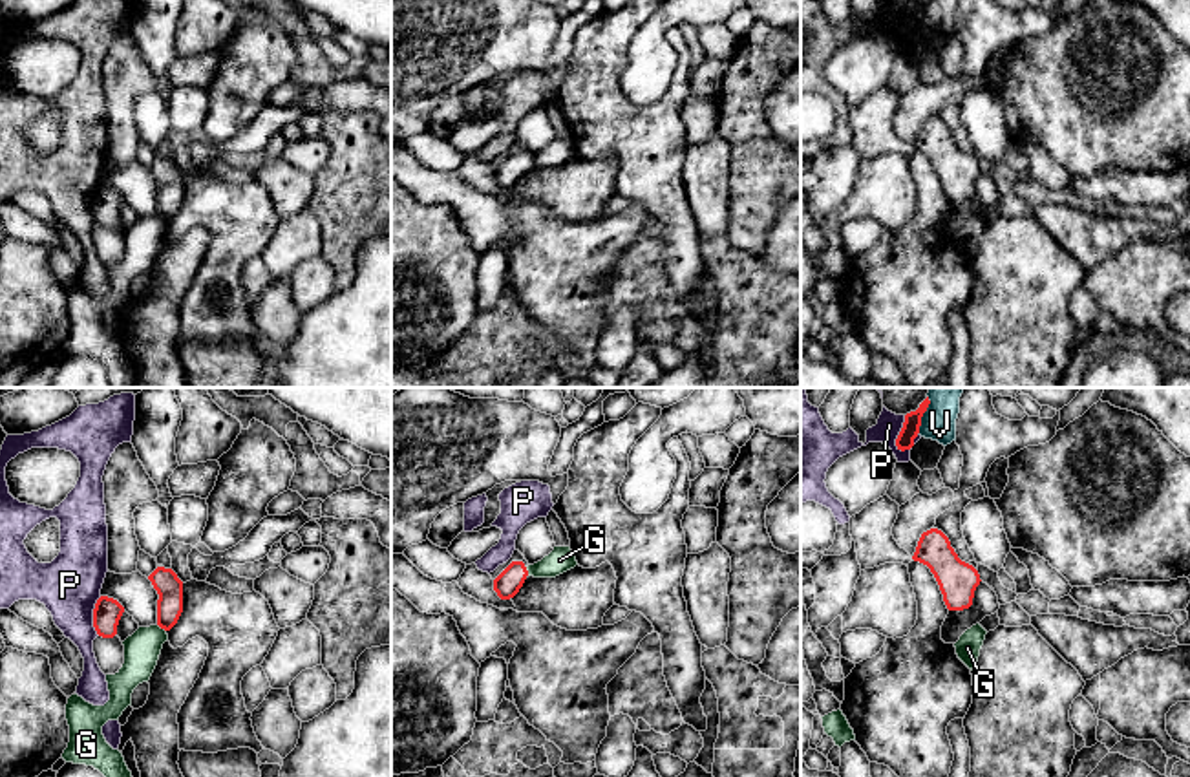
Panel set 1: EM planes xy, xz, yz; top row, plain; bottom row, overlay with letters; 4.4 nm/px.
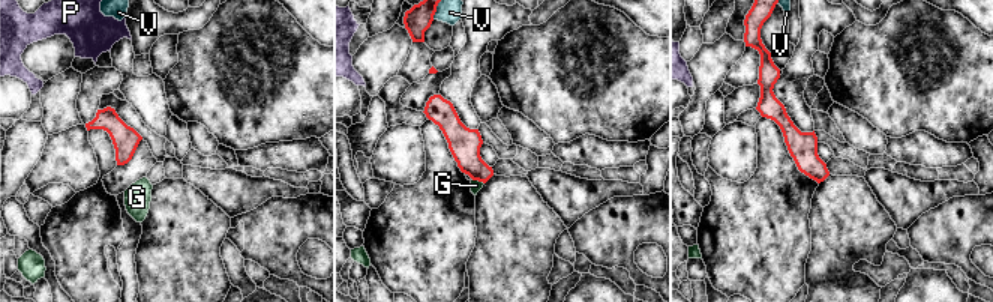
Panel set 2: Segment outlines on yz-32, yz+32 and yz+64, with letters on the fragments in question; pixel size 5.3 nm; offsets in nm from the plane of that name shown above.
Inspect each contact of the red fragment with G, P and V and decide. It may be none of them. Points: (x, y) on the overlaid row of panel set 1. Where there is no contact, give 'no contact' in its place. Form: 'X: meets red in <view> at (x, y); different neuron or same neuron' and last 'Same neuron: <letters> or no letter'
G: meets red in xy at (161, 627); different neuron
P: meets red in yz at (900, 434); different neuron
V: meets red in yz at (924, 412); different neuron
Same neuron: no letter

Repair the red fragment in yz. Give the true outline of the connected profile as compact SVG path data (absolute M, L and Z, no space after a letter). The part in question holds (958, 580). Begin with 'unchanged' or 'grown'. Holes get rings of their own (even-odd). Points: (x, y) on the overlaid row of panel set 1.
unchanged; M941 530L923 532L912 559L930 569L949 611L963 611L972 605L974 591L982 581L980 574L958 558Z

